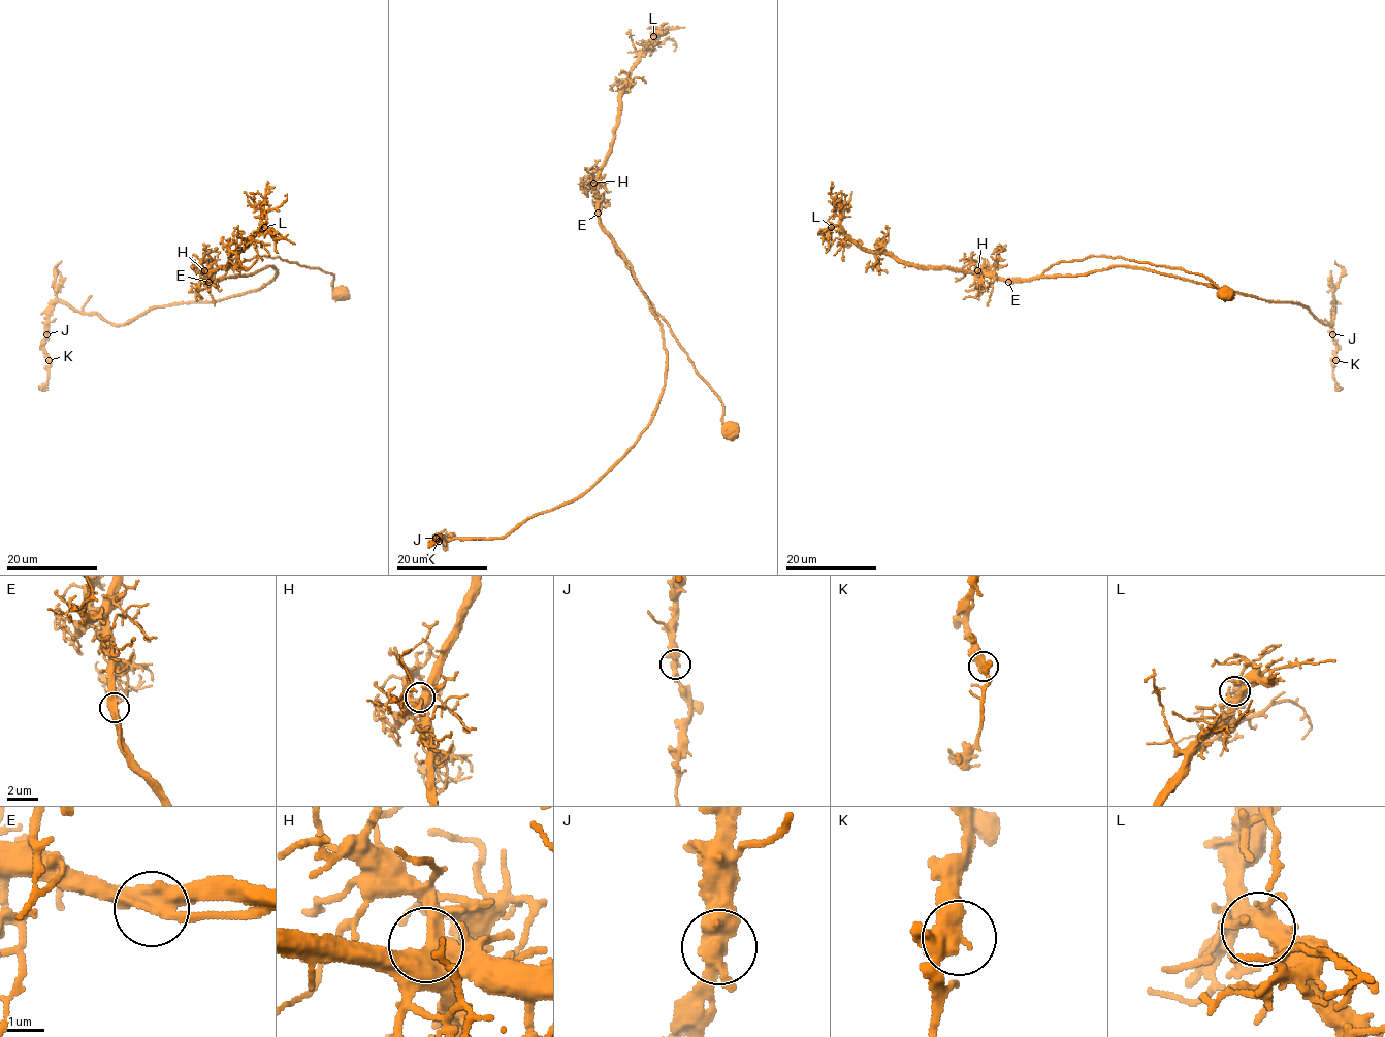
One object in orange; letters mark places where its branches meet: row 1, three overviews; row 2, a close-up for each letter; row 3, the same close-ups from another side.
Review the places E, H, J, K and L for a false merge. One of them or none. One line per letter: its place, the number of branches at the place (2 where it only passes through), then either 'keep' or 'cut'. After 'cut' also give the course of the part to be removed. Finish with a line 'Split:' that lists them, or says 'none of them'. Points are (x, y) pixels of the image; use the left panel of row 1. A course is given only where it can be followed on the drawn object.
E: place (208, 282); branches 3; keep
H: place (204, 270); branches 3; keep
J: place (46, 334); branches 3; keep
K: place (49, 360); branches 3; keep
L: place (264, 227); branches 3; keep
Split: none of them

